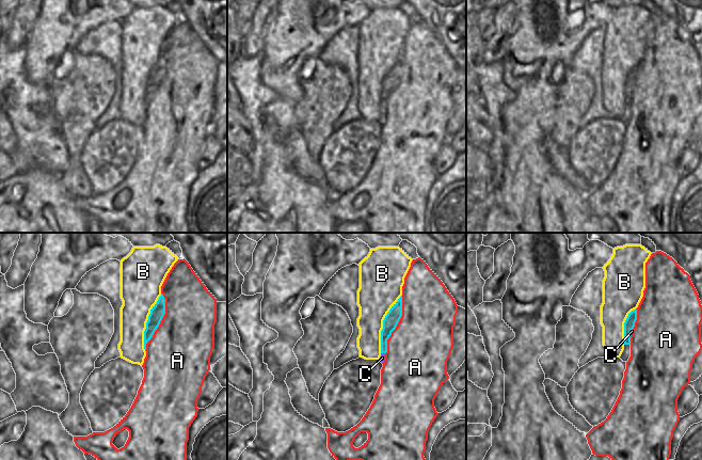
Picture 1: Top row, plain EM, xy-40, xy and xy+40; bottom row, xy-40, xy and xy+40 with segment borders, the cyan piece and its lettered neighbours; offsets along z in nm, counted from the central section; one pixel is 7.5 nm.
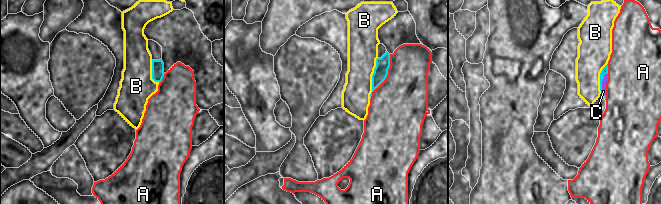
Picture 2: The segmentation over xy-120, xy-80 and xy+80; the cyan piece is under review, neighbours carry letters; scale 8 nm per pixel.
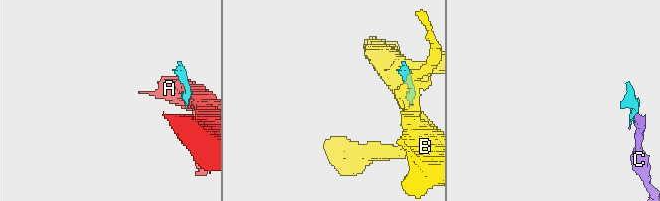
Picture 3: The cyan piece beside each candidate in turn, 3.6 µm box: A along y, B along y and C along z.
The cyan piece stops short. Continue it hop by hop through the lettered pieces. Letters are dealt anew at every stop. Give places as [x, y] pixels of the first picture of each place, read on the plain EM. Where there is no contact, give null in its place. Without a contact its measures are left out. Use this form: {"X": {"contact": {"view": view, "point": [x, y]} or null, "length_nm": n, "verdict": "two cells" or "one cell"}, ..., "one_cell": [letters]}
{"A": {"contact": {"view": "xy-40", "point": [160, 82]}, "length_nm": 460, "verdict": "two cells"}, "B": {"contact": {"view": "xy", "point": [383, 85]}, "length_nm": 460, "verdict": "two cells"}, "C": {"contact": {"view": "xy+40", "point": [629, 94]}, "length_nm": 40, "verdict": "two cells"}, "one_cell": []}

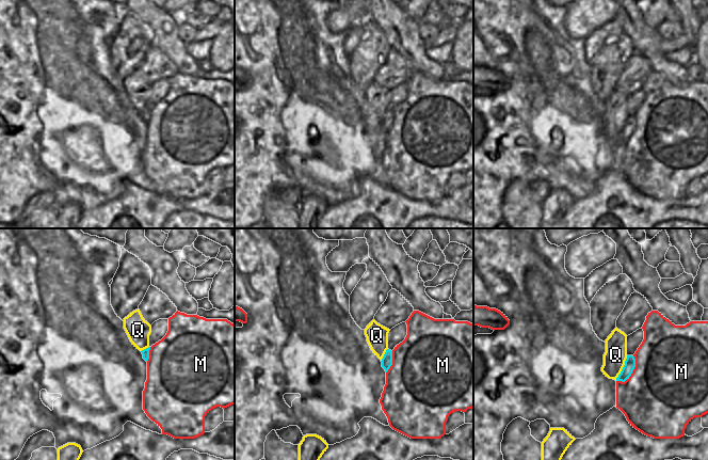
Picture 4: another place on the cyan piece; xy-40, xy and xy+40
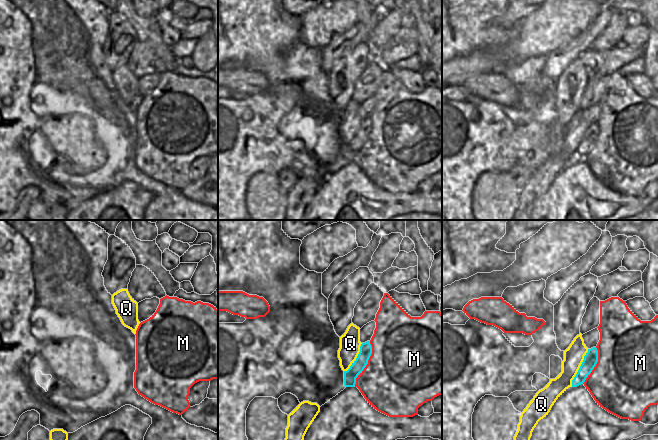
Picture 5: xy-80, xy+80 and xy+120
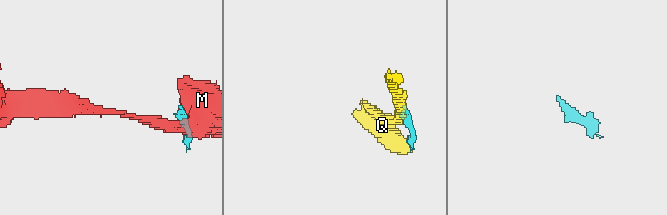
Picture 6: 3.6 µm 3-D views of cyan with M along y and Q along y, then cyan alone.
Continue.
{"M": {"contact": {"view": "xy+40", "point": [631, 133]}, "length_nm": 240, "verdict": "two cells"}, "Q": {"contact": {"view": "xy+40", "point": [623, 129]}, "length_nm": 220, "verdict": "two cells"}, "one_cell": []}

